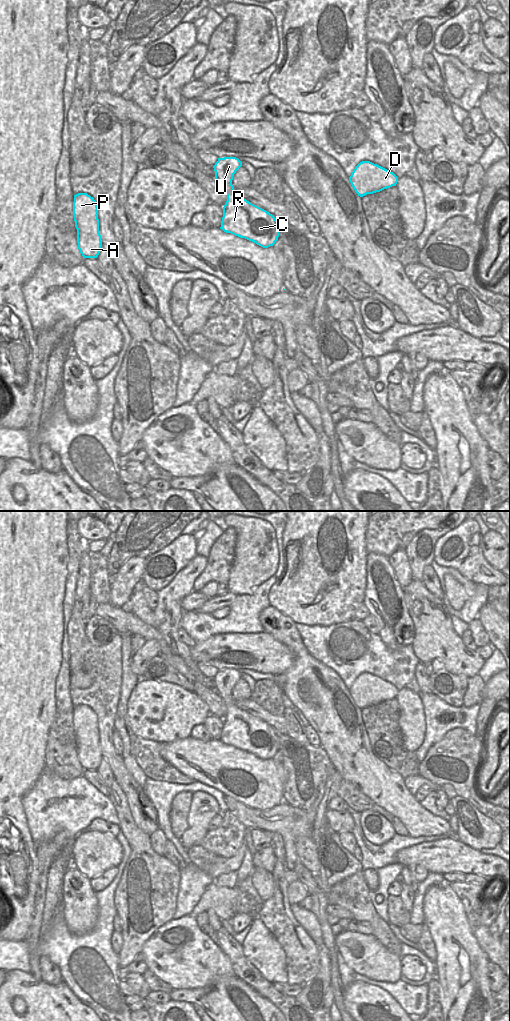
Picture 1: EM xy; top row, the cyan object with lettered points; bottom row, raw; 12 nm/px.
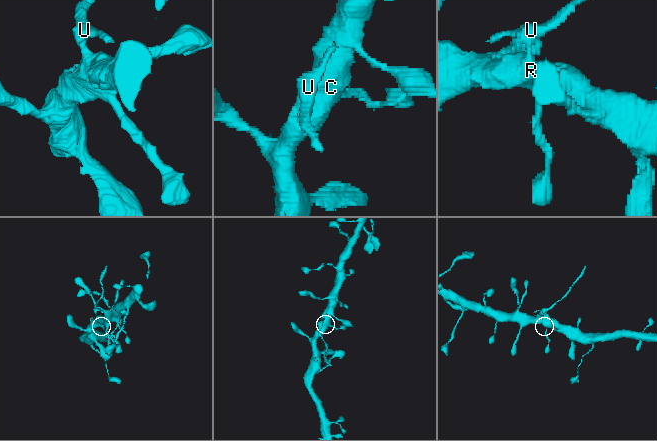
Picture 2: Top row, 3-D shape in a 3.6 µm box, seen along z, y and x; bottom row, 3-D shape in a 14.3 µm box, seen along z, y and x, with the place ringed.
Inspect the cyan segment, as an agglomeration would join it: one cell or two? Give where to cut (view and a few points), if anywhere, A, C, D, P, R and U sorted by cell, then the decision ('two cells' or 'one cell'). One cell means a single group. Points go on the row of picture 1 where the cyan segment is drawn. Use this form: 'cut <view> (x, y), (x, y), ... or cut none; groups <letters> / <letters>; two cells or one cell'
cut xy (233, 188), (226, 193); groups A C D P R / U; two cells

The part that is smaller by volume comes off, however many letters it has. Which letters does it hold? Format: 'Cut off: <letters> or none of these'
Cut off: U

